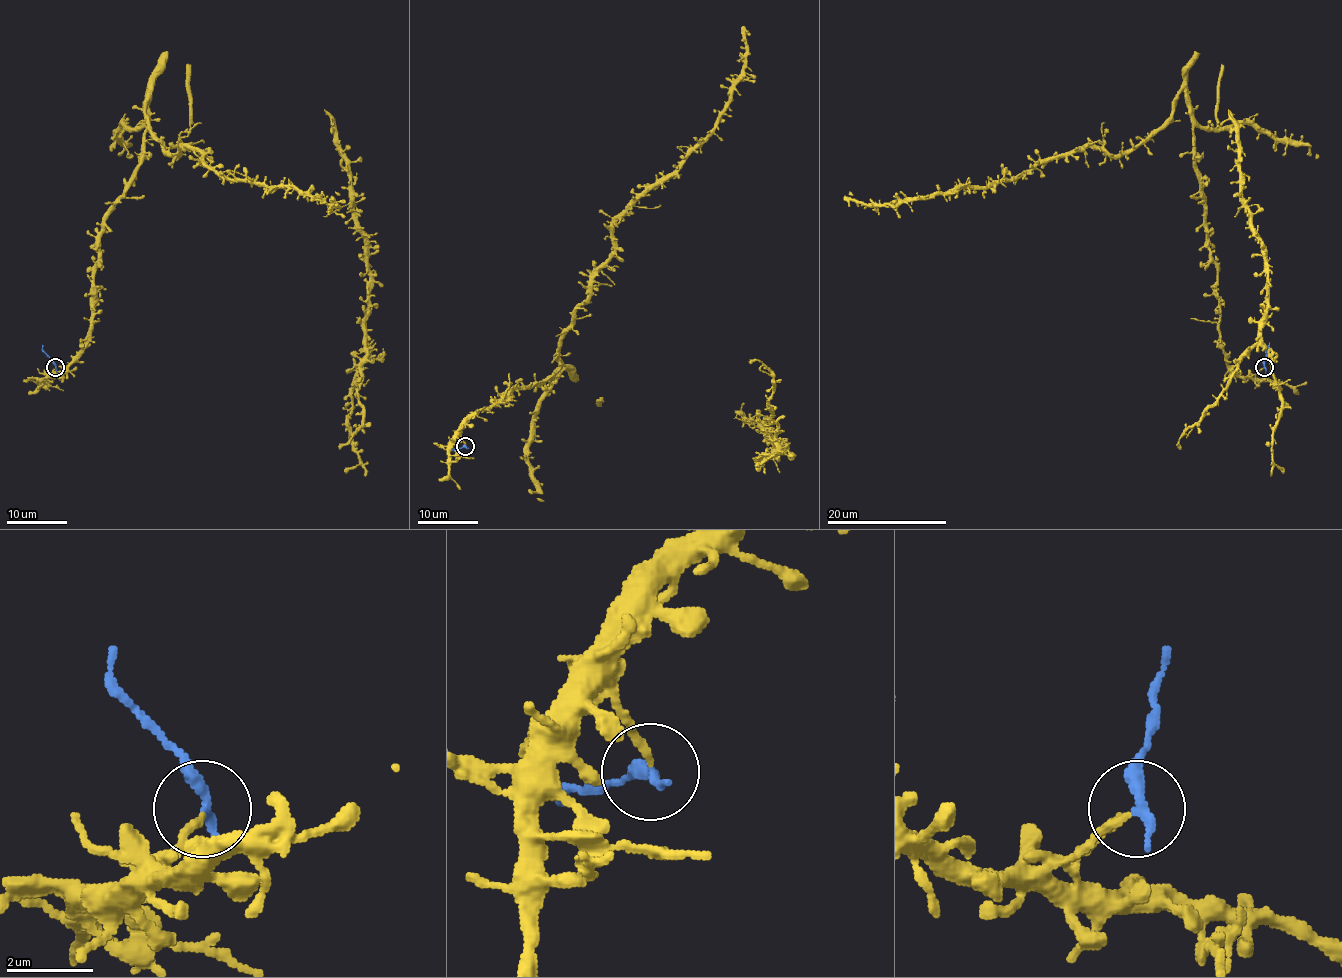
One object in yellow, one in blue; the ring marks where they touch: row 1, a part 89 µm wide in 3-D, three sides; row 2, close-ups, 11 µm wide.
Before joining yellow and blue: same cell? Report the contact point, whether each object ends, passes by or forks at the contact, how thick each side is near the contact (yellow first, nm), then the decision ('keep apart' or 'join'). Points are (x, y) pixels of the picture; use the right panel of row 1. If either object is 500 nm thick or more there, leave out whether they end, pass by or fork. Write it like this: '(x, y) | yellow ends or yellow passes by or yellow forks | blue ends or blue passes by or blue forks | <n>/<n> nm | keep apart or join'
(1264, 367) | yellow ends | blue ends | 160/340 nm | keep apart

